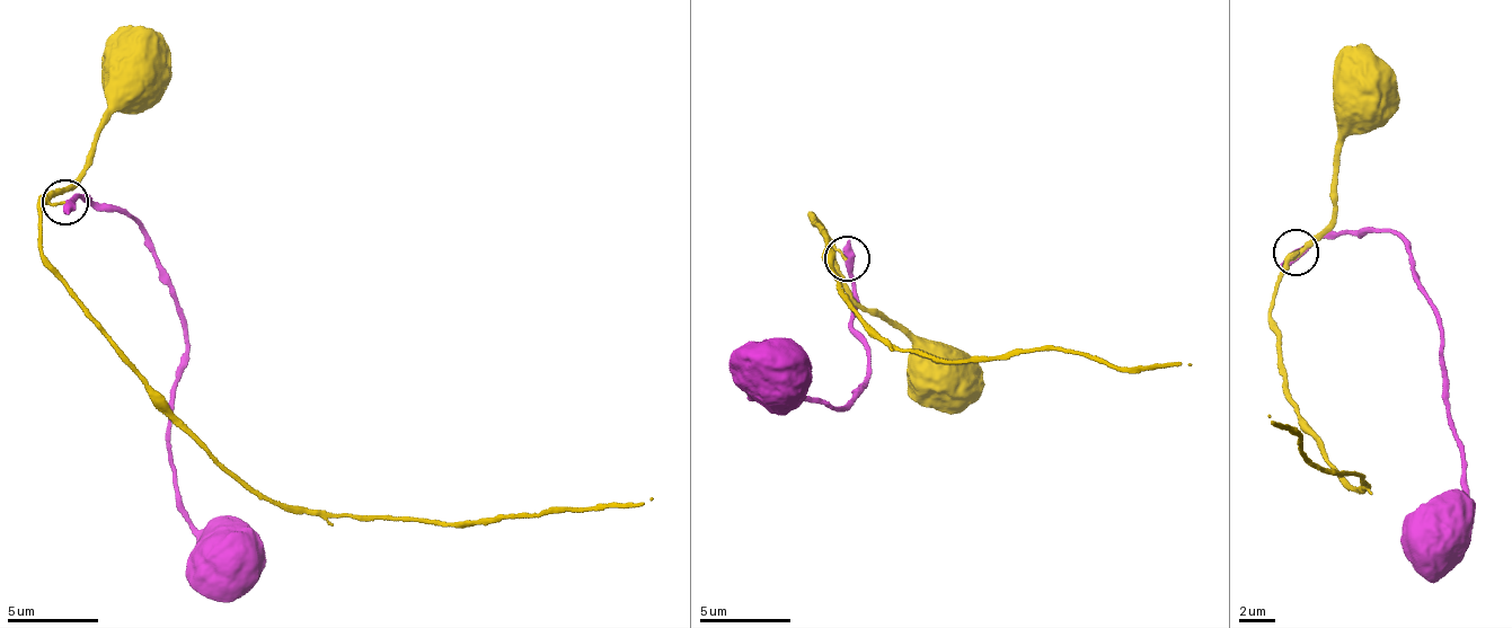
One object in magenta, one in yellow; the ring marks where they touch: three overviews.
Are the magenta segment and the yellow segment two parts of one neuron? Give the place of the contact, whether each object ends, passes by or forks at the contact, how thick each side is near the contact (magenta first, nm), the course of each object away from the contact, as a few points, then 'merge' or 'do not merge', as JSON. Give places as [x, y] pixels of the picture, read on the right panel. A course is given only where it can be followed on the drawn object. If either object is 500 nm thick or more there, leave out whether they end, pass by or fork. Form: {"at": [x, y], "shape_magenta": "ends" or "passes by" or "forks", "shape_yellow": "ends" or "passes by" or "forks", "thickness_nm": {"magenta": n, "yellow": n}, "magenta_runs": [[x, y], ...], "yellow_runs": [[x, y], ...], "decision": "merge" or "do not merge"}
{"at": [1296, 253], "thickness_nm": {"magenta": 550, "yellow": 120}, "magenta_runs": [[1296, 254], [1319, 238], [1364, 232], [1407, 248], [1415, 286], [1442, 335], [1467, 509], [1455, 509], [1444, 540]], "yellow_runs": [[1296, 254], [1271, 325], [1303, 427], [1351, 487], [1368, 484], [1301, 458], [1297, 433], [1267, 414]], "decision": "do not merge"}

